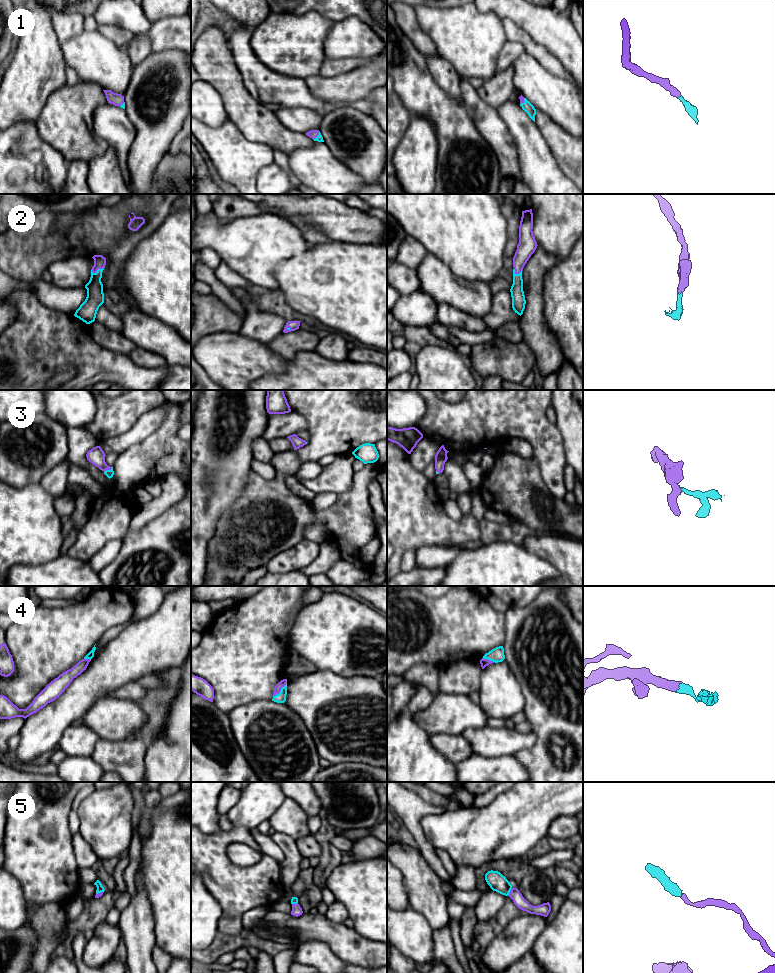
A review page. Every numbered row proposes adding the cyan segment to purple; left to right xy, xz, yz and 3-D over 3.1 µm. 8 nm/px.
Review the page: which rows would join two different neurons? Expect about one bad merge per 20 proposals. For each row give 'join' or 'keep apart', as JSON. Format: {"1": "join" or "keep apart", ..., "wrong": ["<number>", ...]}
{"1": "join", "2": "join", "3": "join", "4": "join", "5": "join", "wrong": []}

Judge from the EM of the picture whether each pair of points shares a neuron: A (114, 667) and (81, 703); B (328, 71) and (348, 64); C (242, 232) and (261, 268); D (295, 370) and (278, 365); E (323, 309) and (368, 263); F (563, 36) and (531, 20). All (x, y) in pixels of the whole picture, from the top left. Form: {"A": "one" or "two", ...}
{"A": "one", "B": "one", "C": "one", "D": "two", "E": "one", "F": "one"}

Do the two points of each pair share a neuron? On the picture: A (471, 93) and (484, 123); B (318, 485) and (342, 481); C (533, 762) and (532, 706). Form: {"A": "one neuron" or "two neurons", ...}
{"A": "one neuron", "B": "one neuron", "C": "one neuron"}

